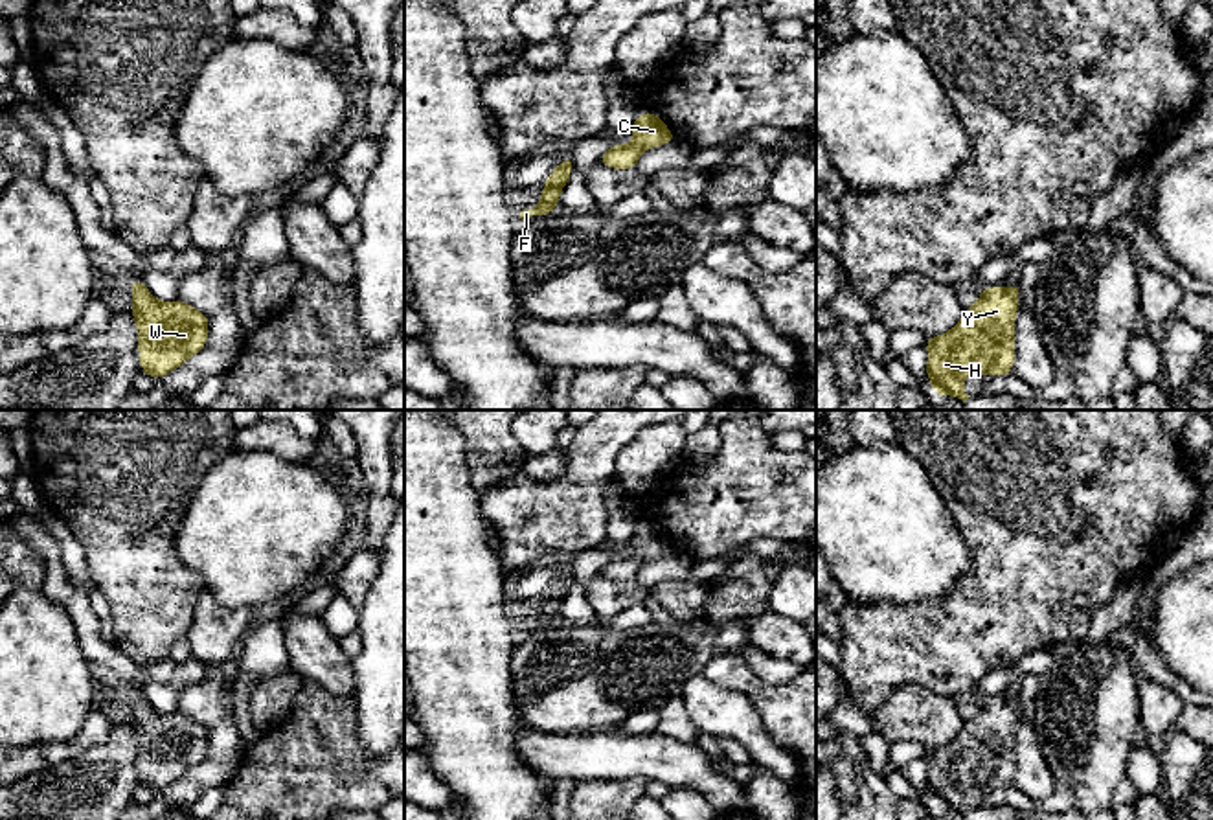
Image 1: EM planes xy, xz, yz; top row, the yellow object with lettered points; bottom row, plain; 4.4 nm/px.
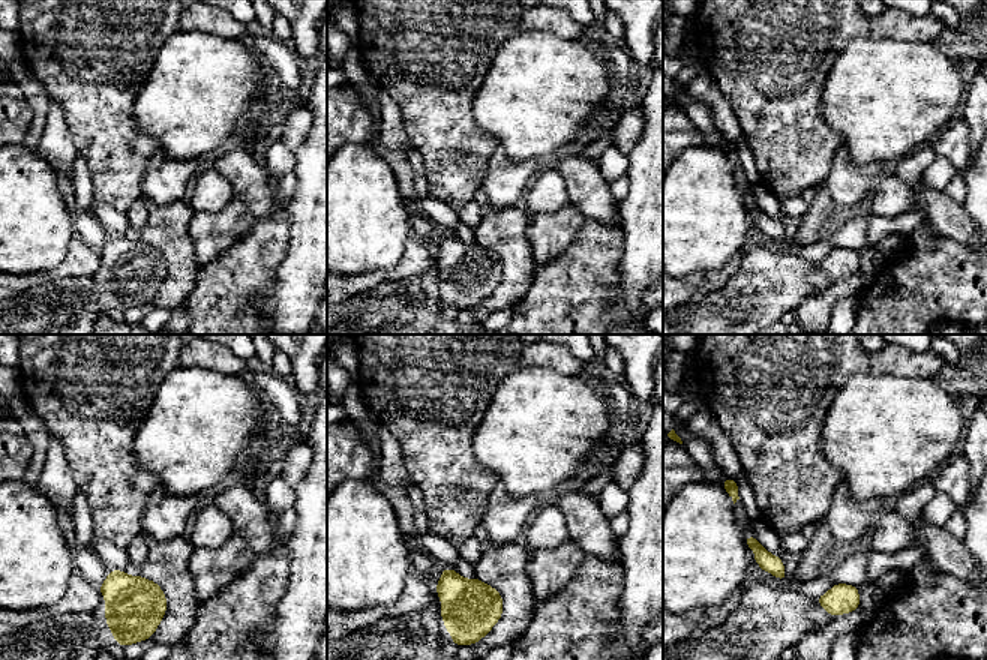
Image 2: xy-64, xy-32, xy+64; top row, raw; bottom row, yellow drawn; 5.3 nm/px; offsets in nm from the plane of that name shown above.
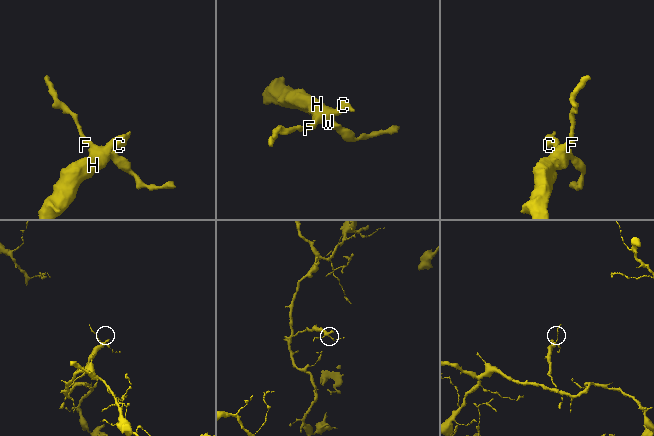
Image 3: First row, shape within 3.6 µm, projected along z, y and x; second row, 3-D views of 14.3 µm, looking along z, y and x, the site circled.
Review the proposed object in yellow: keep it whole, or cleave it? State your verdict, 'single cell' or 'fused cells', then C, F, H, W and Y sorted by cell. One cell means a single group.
single cell; C F H W Y

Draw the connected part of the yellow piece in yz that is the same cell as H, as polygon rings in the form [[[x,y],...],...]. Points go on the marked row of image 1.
[[[1020,285],[983,289],[954,329],[926,338],[926,377],[937,395],[969,399],[963,375],[1009,375],[1015,362],[1015,318]]]

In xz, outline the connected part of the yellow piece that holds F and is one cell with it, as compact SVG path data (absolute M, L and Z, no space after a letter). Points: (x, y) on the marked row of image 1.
M568 158L566 162L557 164L553 173L548 177L538 206L535 210L520 211L520 219L527 221L535 215L551 215L553 208L559 204L561 189L566 186L570 177L572 177L572 162Z

